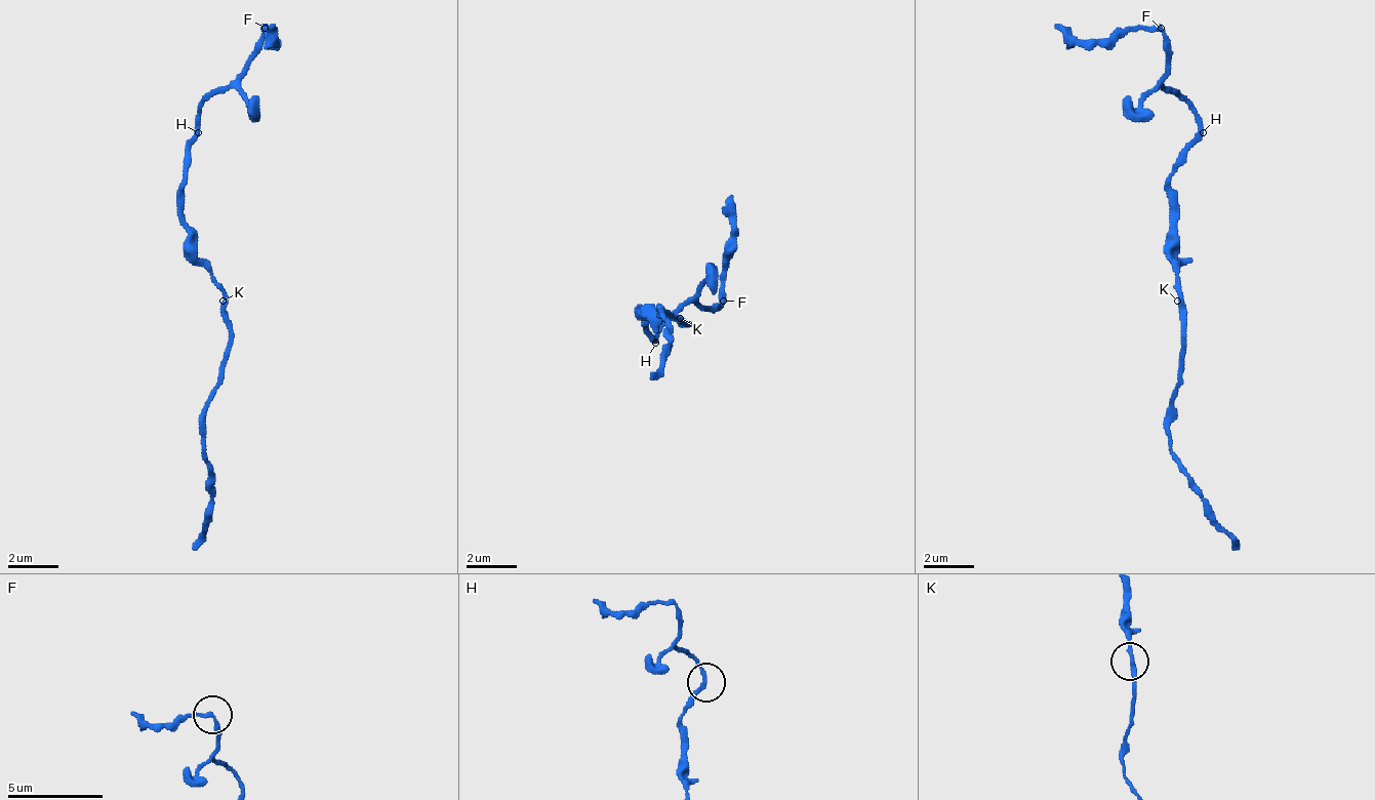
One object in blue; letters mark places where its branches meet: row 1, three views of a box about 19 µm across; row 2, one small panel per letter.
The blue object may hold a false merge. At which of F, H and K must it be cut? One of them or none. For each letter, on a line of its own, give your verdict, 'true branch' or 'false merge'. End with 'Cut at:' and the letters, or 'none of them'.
F: false merge
H: true branch
K: true branch
Cut at: F

